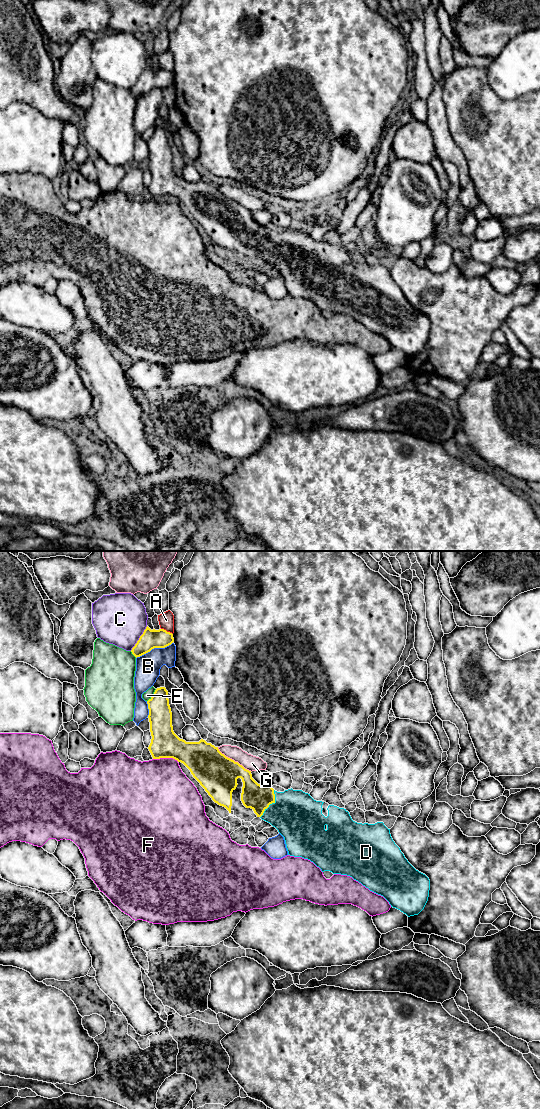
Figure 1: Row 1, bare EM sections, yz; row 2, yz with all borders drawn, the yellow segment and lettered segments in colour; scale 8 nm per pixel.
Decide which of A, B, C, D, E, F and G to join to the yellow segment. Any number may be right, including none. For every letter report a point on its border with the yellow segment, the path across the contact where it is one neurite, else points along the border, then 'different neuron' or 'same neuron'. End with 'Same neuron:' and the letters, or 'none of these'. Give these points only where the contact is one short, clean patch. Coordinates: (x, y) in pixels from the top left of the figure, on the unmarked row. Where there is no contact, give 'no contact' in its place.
A: contact yz (166, 71); different neuron
B: contact yz (154, 87); different neuron
C: contact yz (139, 78); different neuron
D: contact yz (271, 243); way yz (255, 236), (271, 243), (298, 257); same neuron
E: contact yz (153, 135); different neuron
F: contact yz (166, 197); different neuron
G: contact yz (233, 200); different neuron
Same neuron: D

